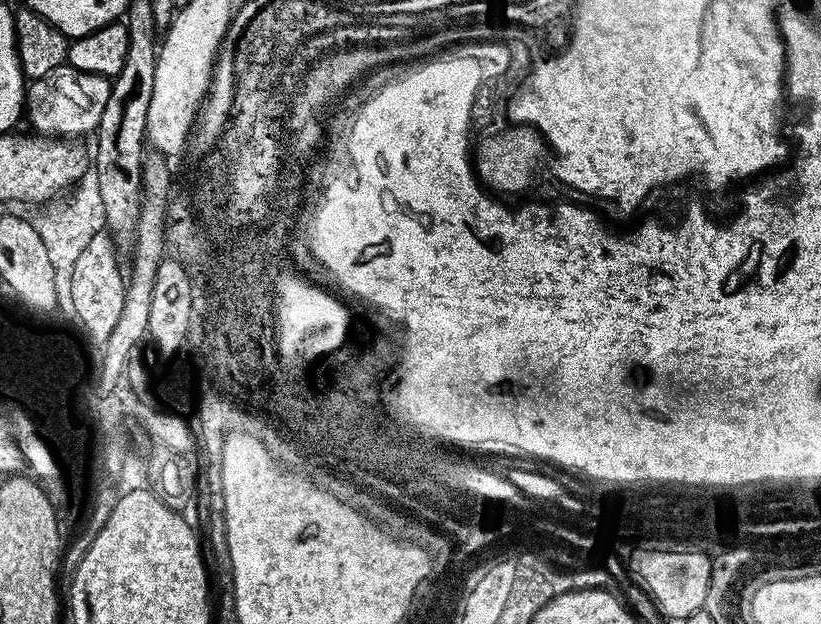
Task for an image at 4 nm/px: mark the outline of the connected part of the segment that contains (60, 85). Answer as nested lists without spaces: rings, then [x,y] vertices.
[[[64,63],[61,68],[46,74],[46,78],[31,81],[26,88],[26,120],[33,124],[35,131],[42,136],[53,138],[84,138],[87,134],[95,133],[106,107],[106,100],[110,96],[112,85],[109,77],[86,74],[82,70]]]

